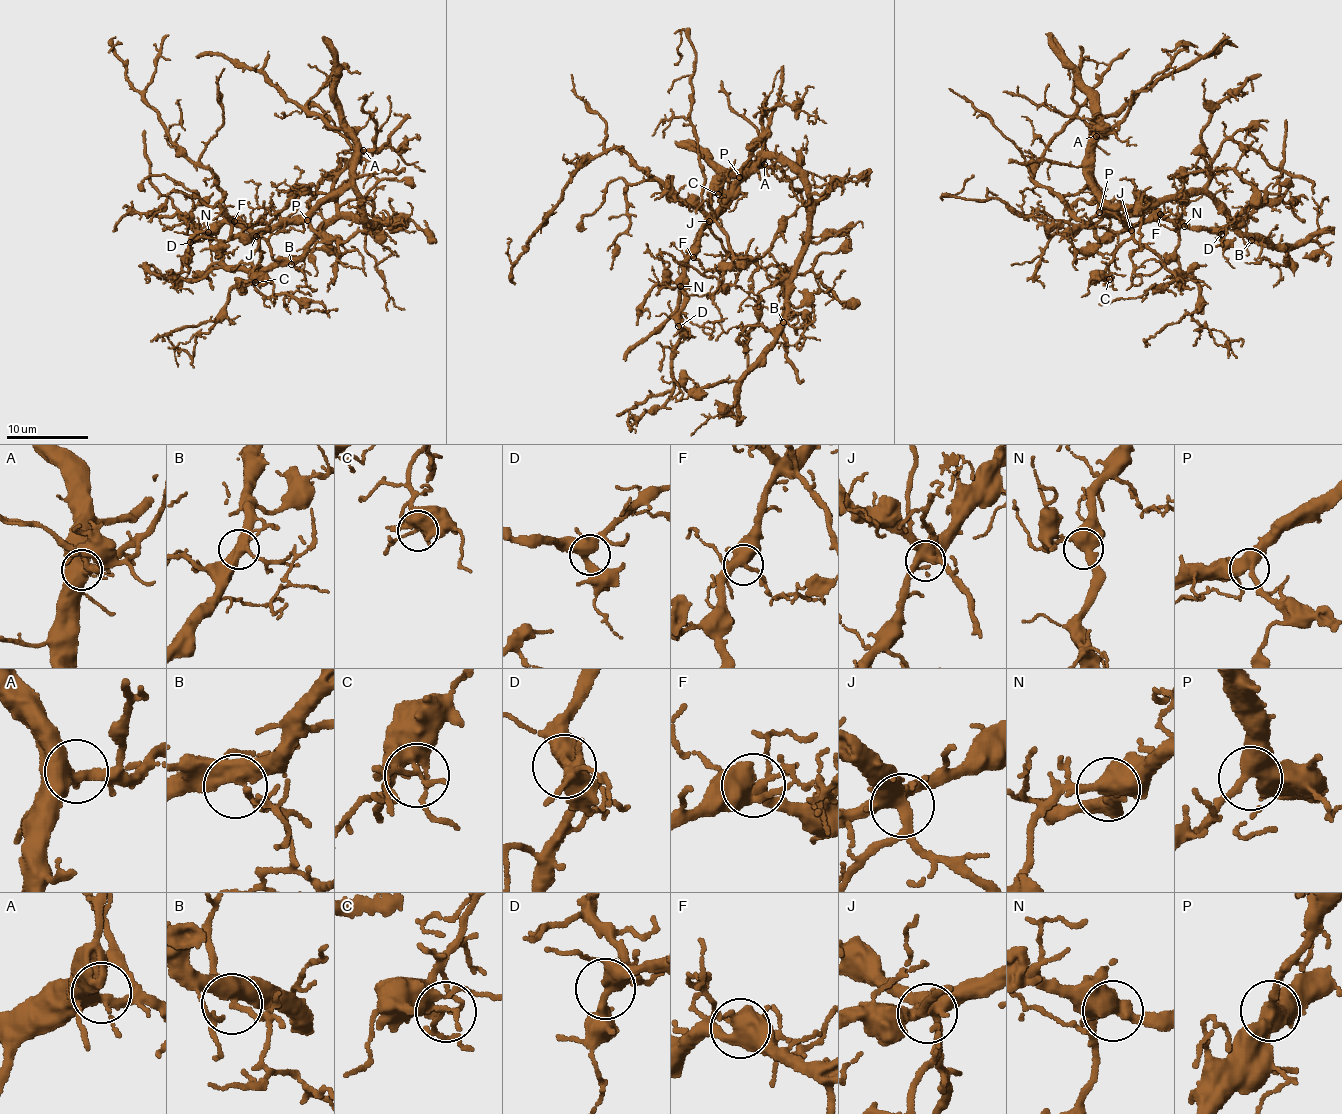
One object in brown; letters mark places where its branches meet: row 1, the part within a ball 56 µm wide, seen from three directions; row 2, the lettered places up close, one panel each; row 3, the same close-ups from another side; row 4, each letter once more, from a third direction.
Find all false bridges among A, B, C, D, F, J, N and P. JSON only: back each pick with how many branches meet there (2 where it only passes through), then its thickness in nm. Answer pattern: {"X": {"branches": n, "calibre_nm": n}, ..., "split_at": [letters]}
{"split_at": []}

